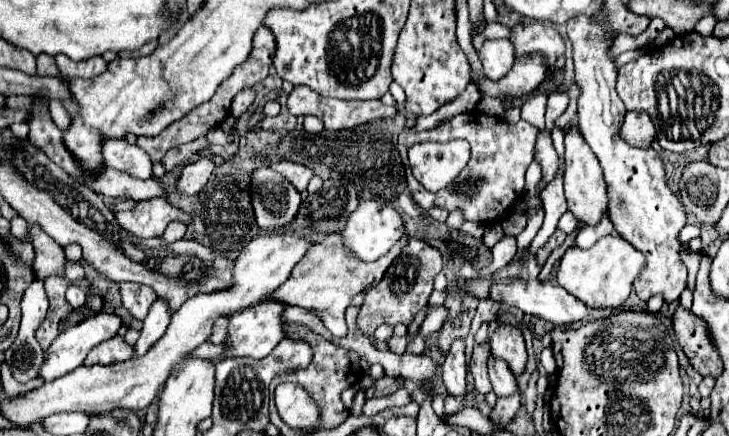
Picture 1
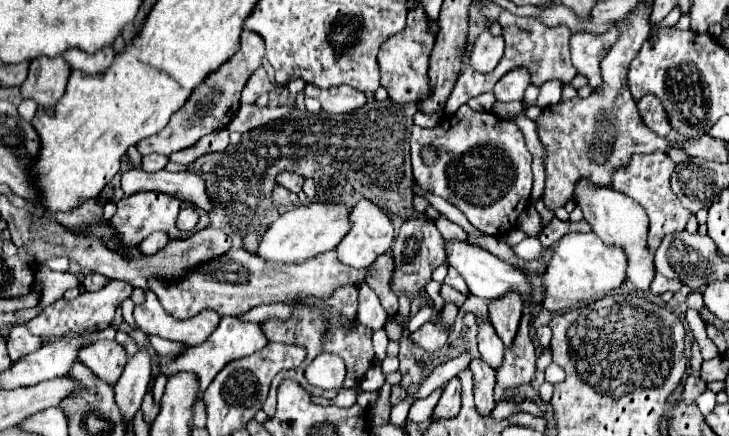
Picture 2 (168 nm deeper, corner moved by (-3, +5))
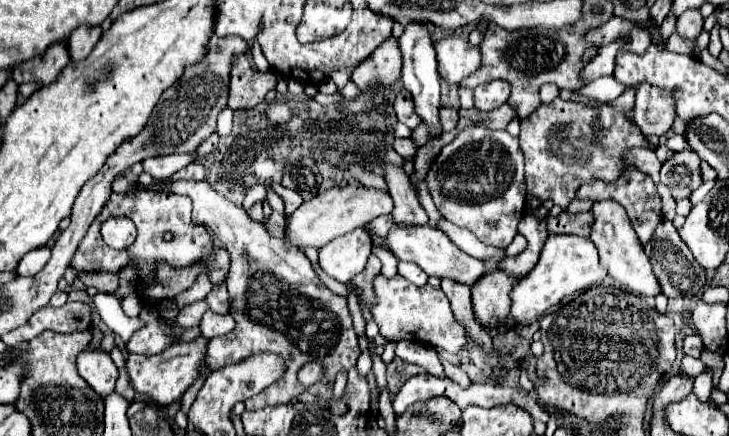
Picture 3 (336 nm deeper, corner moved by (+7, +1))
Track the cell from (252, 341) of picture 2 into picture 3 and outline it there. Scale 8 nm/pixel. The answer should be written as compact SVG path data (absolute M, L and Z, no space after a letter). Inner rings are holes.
M200 335L190 343L178 341L166 351L152 357L128 355L126 365L128 365L128 375L134 383L134 389L138 393L150 395L160 405L170 405L172 401L182 397L188 391L188 387L200 377L200 369L206 367L206 349L208 349L208 339Z

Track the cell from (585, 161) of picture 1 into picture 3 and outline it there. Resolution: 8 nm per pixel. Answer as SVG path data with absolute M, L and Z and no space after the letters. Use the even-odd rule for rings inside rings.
M612 201L612 205L594 205L592 215L594 215L594 225L592 225L590 241L596 243L596 249L600 255L600 265L608 271L608 275L616 283L620 283L624 289L630 289L630 293L656 297L660 293L660 285L652 273L650 259L646 257L644 247L638 241L636 231L632 229L626 209L622 205L618 205L616 201Z

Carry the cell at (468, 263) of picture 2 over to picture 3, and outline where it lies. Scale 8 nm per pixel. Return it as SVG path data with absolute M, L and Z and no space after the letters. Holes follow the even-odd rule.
M394 223L386 239L388 239L390 249L394 251L394 255L400 261L412 261L412 263L416 263L430 277L454 279L456 283L472 287L486 273L484 261L466 255L462 249L458 249L454 243L450 243L450 239L446 239L446 235L442 235L442 231L432 229L428 225L424 225L424 227L400 227L400 225Z

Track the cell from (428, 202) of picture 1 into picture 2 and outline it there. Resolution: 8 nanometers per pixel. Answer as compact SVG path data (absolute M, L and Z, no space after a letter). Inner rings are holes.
M462 105L452 117L444 117L436 127L422 129L418 125L412 127L410 137L410 155L412 155L412 169L416 183L434 195L440 195L448 201L452 201L454 207L458 207L466 219L482 233L486 235L504 235L518 225L518 211L516 205L522 201L528 201L532 191L532 153L526 149L524 135L520 127L514 121L506 121L496 117L494 113L476 113L468 105ZM422 147L436 147L438 149L438 161L432 165L422 163L420 151Z

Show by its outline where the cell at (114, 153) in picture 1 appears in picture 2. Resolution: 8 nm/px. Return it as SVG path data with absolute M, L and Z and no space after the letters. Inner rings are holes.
M150 153L146 157L142 157L142 165L146 171L160 171L168 165L168 157L166 155L158 155L158 153Z

